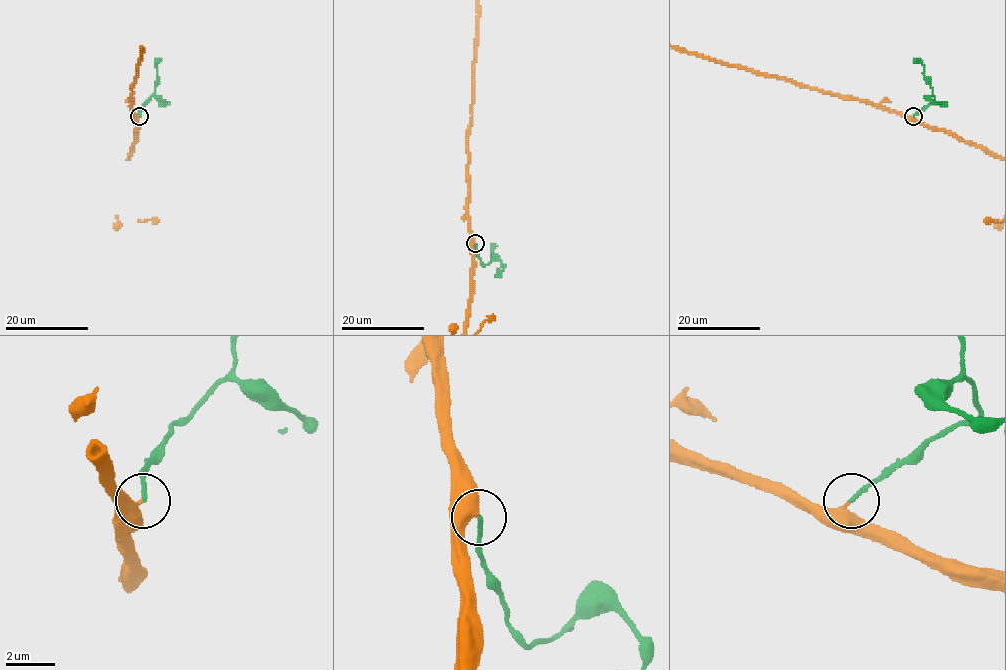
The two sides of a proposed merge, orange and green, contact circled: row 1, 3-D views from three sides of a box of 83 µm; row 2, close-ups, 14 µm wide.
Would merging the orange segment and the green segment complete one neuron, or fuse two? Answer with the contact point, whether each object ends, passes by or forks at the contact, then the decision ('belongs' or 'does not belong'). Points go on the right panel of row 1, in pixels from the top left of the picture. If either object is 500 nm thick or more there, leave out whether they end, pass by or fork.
at (913, 116); orange ends there; green ends there; belongs

